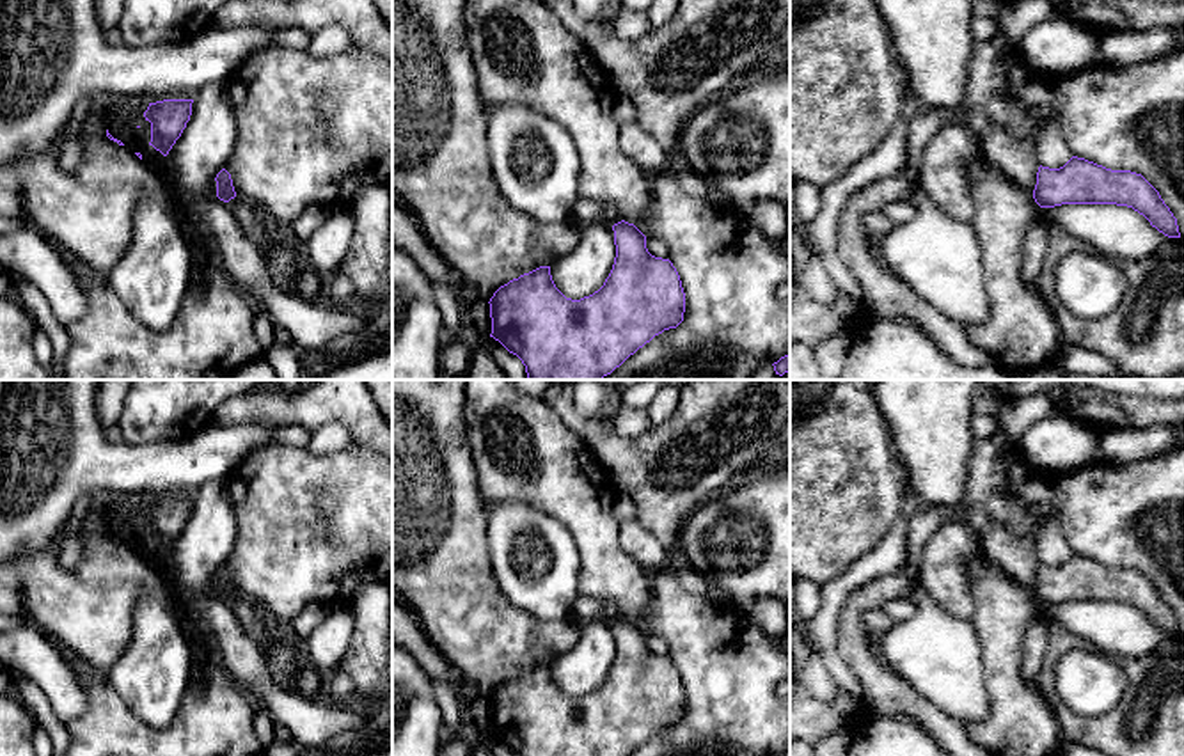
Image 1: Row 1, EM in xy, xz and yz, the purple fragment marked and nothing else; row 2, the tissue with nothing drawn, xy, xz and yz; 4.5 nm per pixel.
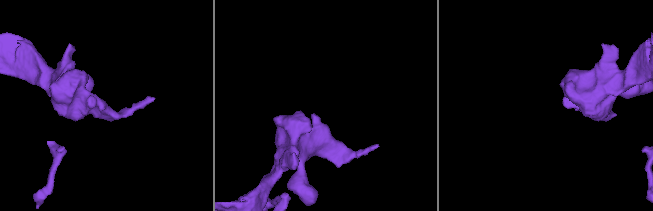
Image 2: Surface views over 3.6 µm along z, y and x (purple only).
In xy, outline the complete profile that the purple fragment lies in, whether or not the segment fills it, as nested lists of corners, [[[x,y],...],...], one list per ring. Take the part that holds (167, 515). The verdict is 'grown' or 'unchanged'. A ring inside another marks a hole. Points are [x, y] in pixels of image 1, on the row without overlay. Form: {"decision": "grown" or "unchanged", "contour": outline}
{"decision": "unchanged", "contour": [[[163,497],[149,500],[144,509],[146,518],[151,520],[151,539],[163,554],[169,552],[176,538],[181,534],[192,513],[193,497]]]}

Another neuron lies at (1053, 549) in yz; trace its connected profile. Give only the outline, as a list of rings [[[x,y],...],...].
[[[1049,516],[1040,531],[1037,545],[1037,555],[1040,563],[1049,566],[1060,566],[1072,554],[1074,552],[1063,534],[1062,525],[1054,520],[1054,516]]]

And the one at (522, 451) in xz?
[[[467,380],[463,422],[486,511],[499,502],[525,502],[559,520],[579,550],[579,595],[614,600],[621,618],[635,623],[651,602],[650,571],[620,545],[612,515],[620,492],[589,445],[543,398],[524,394],[511,380]]]

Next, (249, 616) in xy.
[[[238,593],[227,603],[249,639],[264,650],[272,639],[270,630],[263,625],[263,610]]]

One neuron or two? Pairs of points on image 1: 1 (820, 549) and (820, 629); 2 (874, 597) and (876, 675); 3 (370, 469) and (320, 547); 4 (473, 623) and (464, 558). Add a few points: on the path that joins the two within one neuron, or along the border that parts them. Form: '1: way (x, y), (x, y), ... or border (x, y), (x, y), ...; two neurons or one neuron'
1: border (856, 561), (820, 586); two neurons
2: way (856, 616), (856, 646), (861, 655); one neuron
3: way (370, 490), (370, 503), (341, 531); one neuron
4: way (464, 607), (464, 574); one neuron

